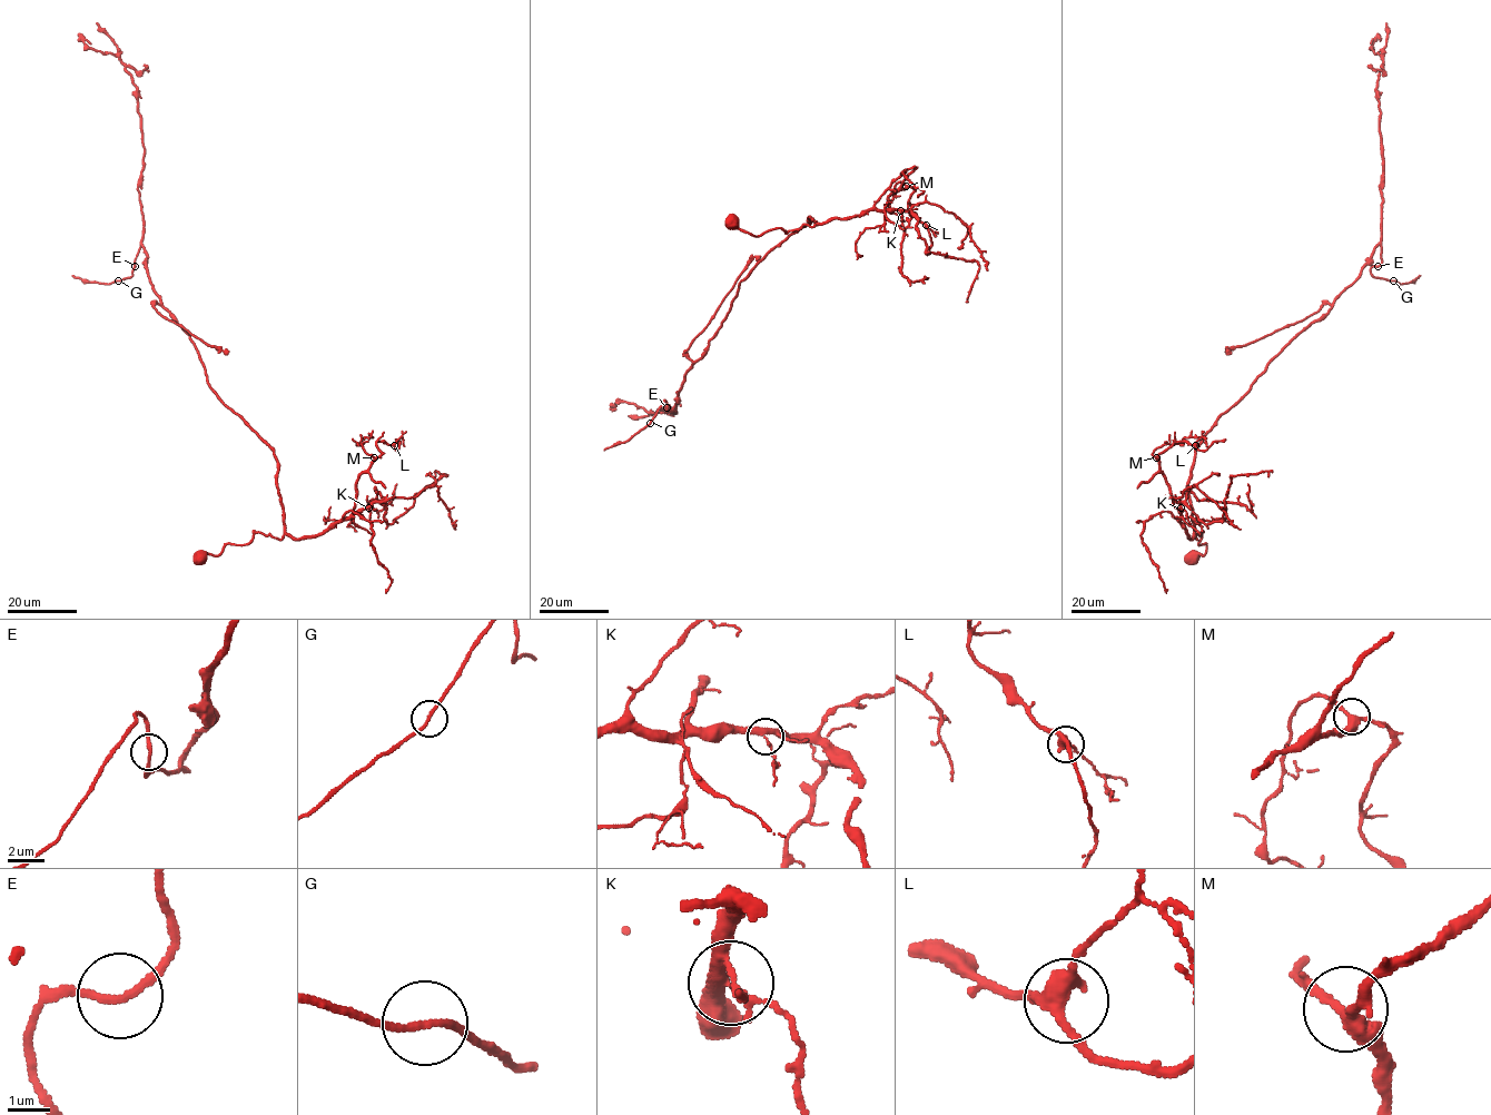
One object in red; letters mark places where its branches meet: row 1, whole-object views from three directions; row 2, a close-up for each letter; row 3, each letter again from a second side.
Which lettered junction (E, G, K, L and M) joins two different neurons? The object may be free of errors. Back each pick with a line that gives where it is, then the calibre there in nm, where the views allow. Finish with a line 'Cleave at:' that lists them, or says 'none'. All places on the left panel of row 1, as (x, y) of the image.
Cleave at: none

